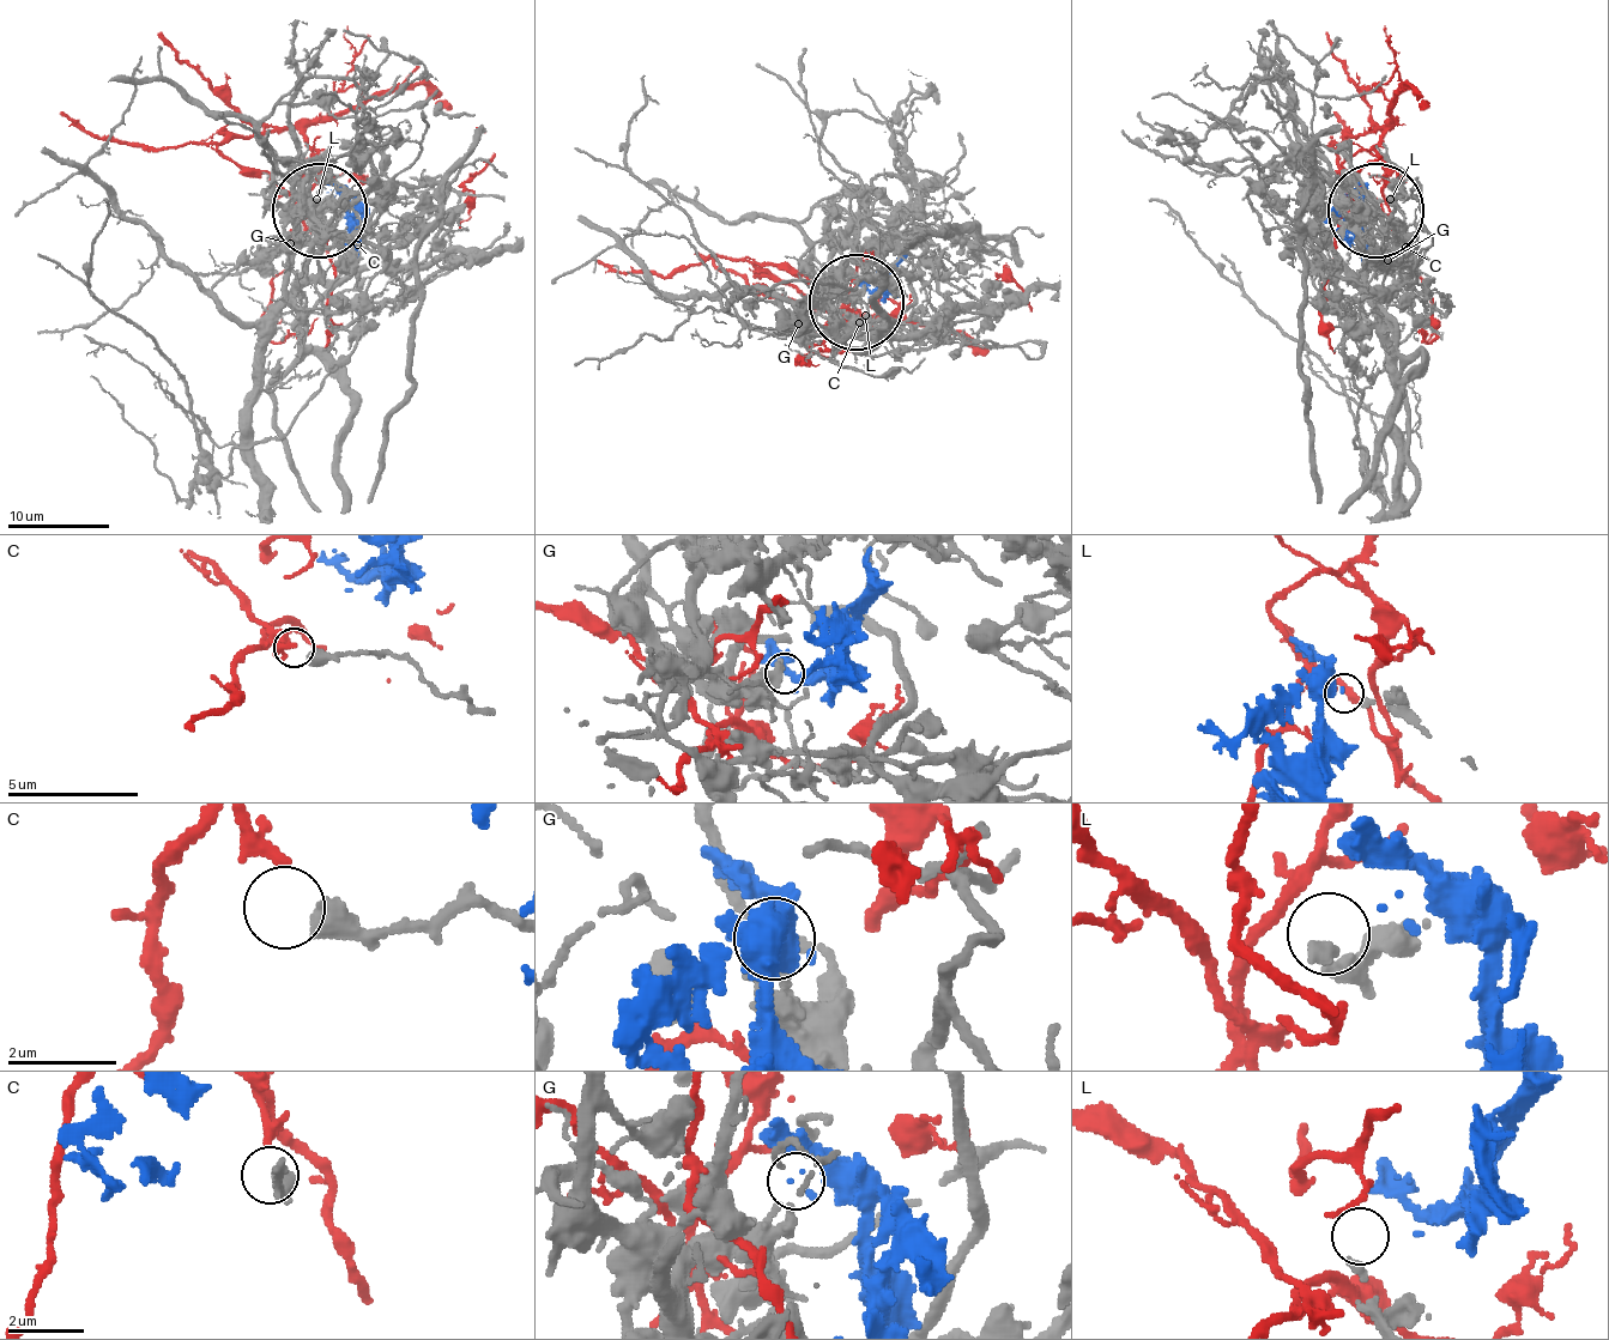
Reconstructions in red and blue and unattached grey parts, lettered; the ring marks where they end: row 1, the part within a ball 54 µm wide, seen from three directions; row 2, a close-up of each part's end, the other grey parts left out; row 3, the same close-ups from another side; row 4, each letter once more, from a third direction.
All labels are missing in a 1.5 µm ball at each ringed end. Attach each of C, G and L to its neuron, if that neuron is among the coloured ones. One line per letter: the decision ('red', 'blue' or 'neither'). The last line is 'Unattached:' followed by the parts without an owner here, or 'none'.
C: red
G: blue
L: neither
Unattached: L

